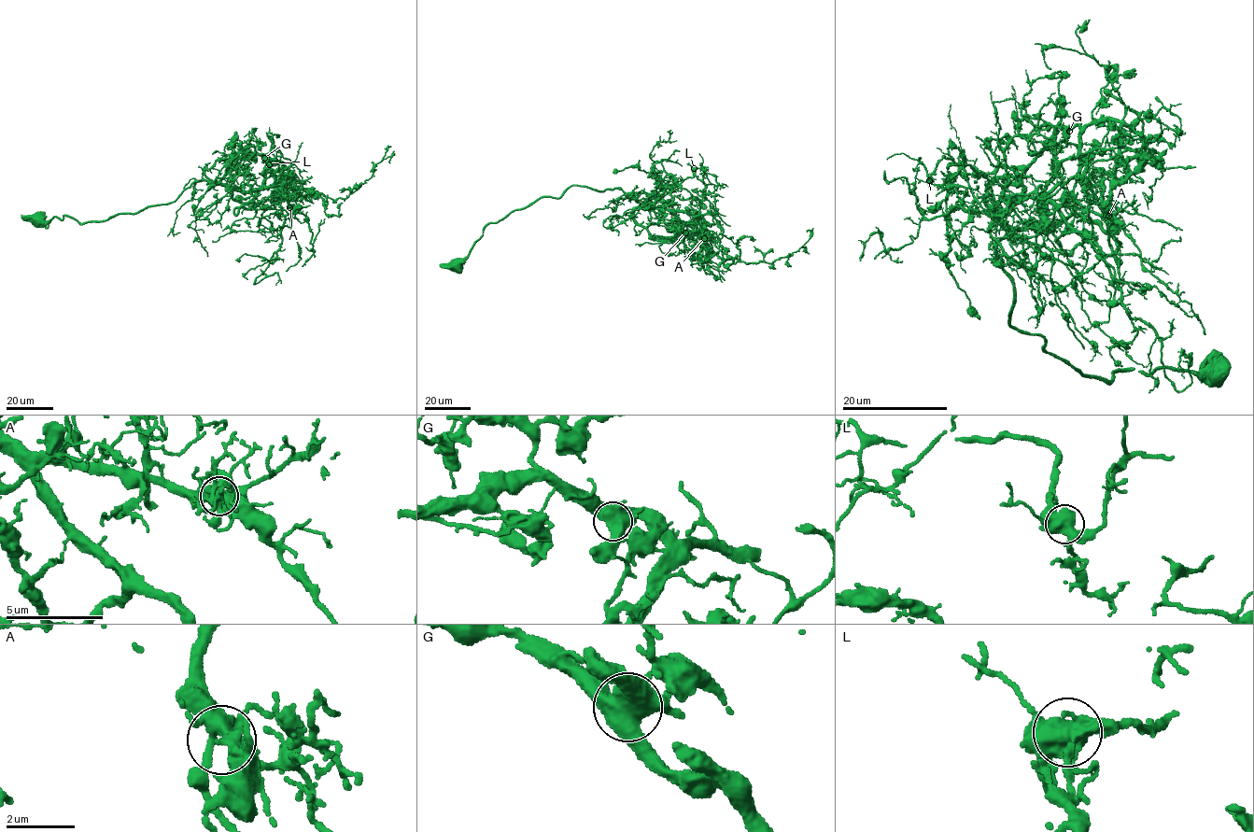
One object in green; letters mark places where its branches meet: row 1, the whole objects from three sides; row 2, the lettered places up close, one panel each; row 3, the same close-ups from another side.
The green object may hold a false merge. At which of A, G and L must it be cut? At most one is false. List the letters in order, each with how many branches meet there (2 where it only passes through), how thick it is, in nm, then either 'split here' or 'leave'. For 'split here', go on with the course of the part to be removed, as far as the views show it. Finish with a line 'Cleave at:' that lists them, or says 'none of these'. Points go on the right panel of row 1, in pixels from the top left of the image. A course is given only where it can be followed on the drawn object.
A: 6 branches meet; 400 nm thick; leave
G: 6 branches meet; 600 nm thick; leave
L: 6 branches meet; 700 nm thick; leave
Cleave at: none of these

